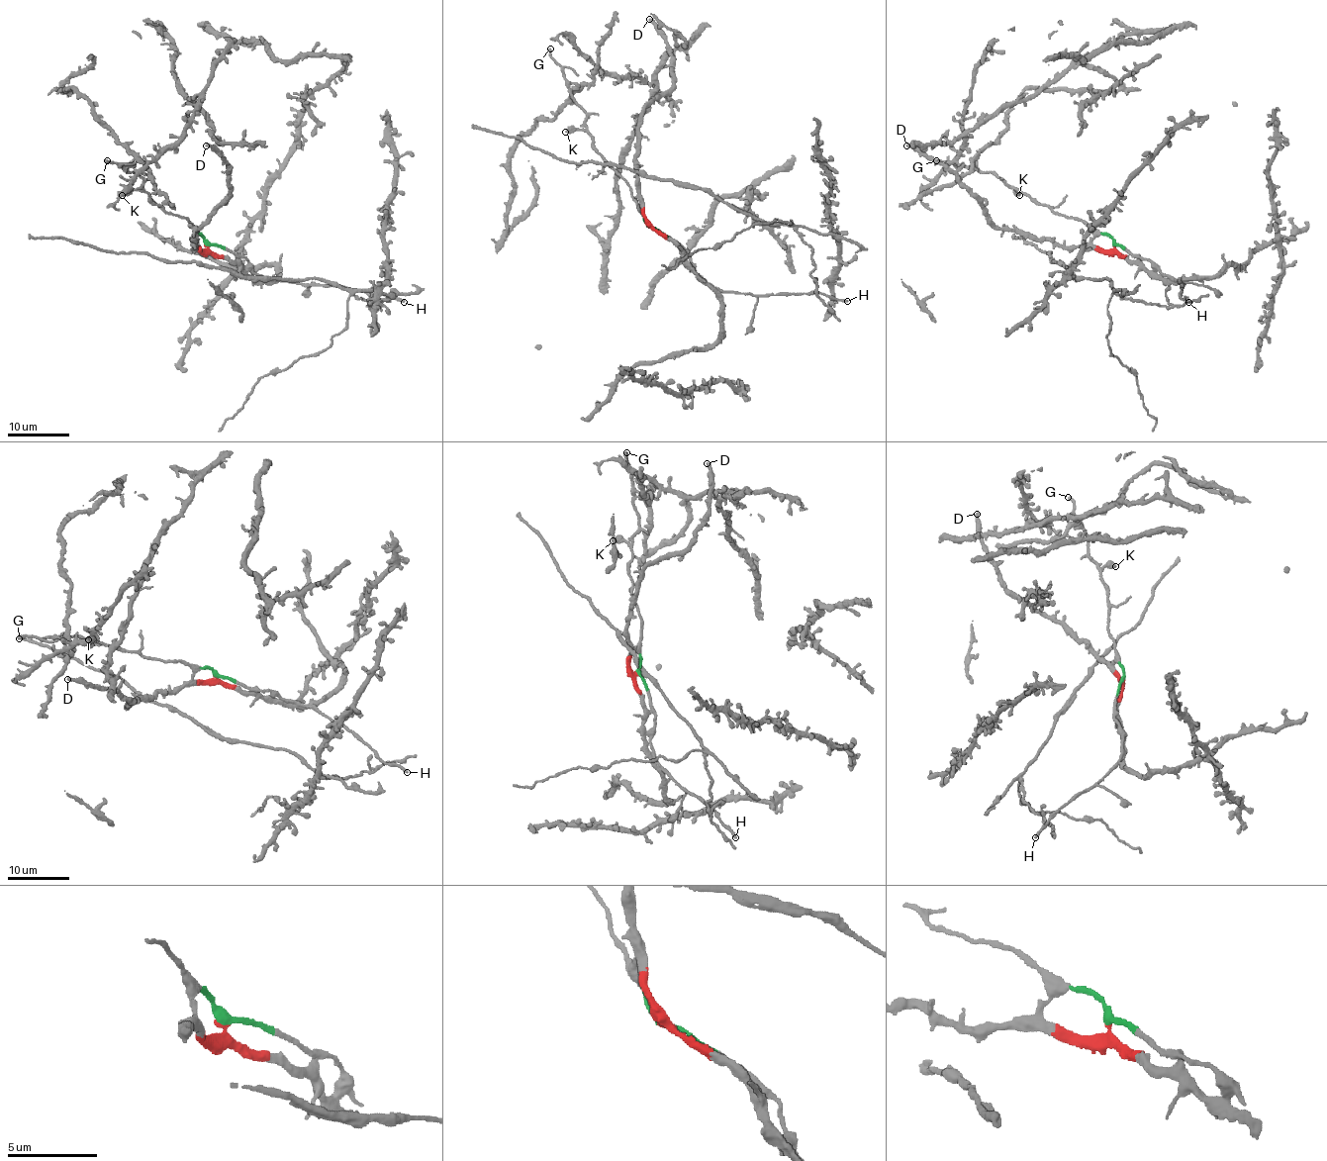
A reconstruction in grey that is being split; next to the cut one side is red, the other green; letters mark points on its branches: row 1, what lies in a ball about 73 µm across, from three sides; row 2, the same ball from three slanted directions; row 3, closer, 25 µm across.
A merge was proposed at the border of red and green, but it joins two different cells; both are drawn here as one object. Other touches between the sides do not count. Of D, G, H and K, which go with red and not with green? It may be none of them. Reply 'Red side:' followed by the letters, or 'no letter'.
Red side: D

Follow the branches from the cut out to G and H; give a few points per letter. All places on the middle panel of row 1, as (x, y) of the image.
G: (650, 226), (628, 184), (595, 147), (585, 113), (549, 48)
H: (650, 226), (674, 239), (689, 254), (691, 266), (723, 291), (751, 294), (819, 293), (847, 301)

